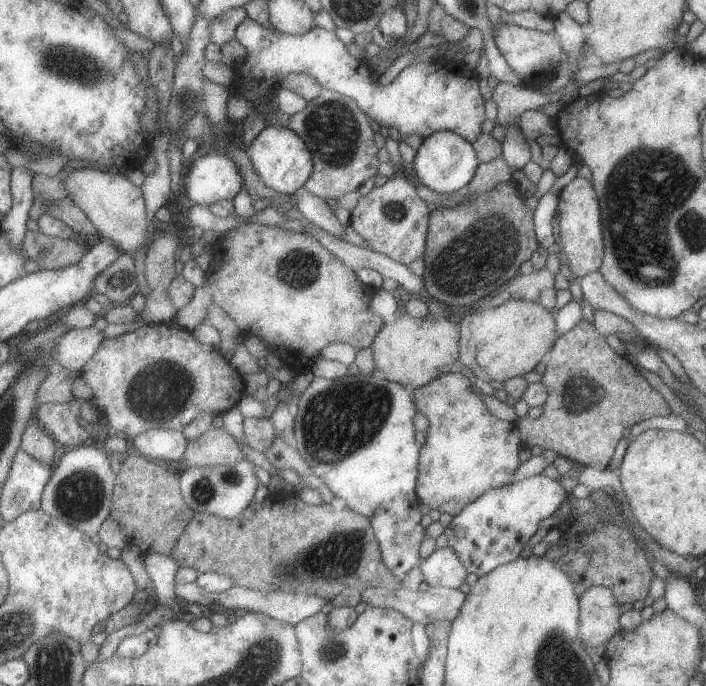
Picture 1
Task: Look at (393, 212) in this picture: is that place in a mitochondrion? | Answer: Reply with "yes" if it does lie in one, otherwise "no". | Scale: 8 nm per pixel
yes

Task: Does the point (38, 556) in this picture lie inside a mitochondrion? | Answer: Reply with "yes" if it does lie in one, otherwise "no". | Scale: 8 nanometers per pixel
no

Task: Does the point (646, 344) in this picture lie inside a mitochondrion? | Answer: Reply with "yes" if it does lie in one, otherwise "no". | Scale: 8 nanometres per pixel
no

